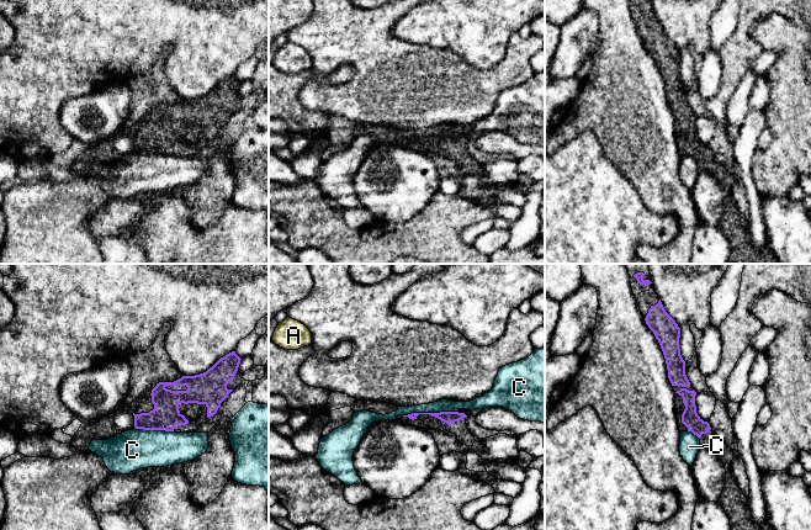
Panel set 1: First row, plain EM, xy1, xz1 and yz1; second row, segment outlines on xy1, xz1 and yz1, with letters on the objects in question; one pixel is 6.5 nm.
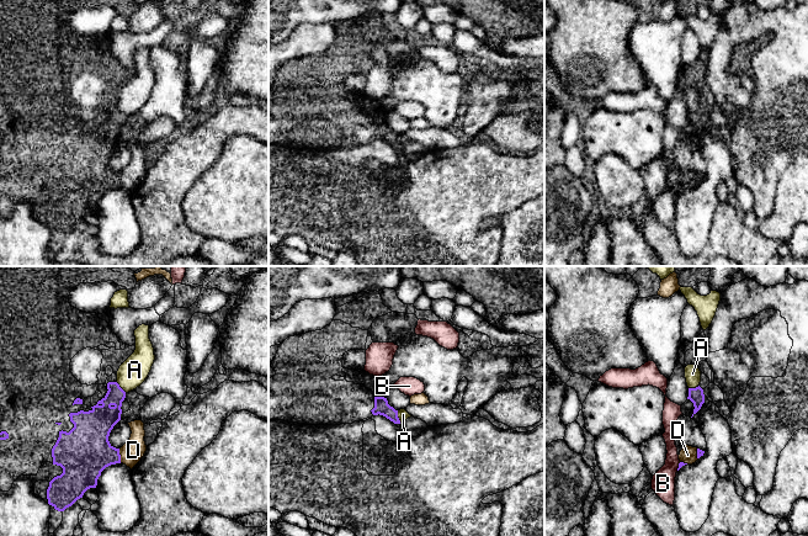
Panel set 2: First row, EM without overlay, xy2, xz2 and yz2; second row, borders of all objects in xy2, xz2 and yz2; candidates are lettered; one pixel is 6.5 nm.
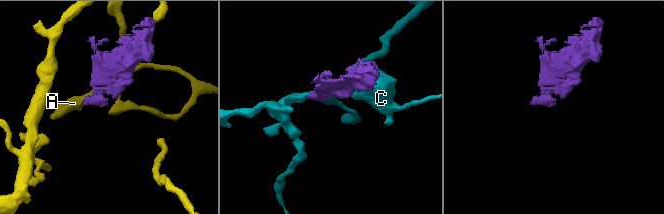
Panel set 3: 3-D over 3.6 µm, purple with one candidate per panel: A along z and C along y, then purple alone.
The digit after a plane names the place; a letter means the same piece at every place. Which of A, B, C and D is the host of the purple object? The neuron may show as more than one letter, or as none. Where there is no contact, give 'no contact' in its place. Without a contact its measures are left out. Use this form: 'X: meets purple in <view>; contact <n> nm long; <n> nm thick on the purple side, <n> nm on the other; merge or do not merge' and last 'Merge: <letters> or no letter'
A: meets purple in xz2; contact 80 nm long; 100 nm thick on the purple side, 70 nm on the other; do not merge
B: meets purple in yz2; contact 60 nm long; 30 nm thick on the purple side, 160 nm on the other; do not merge
C: meets purple in xz1; contact 360 nm long; 80 nm thick on the purple side, 80 nm on the other; do not merge
D: meets purple in xy2; contact 100 nm long; 340 nm thick on the purple side, 150 nm on the other; do not merge
Merge: no letter

